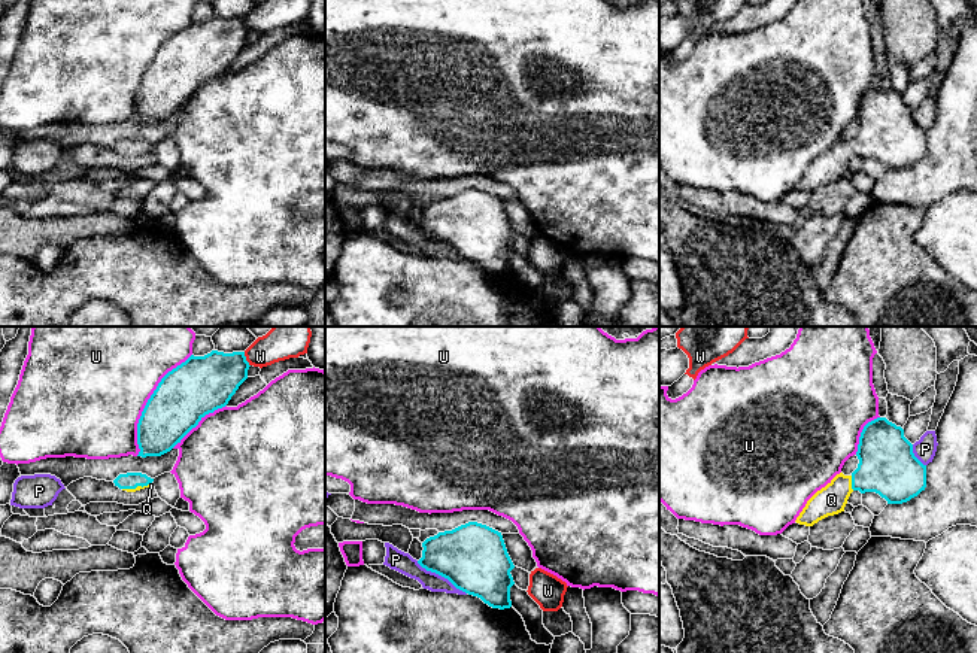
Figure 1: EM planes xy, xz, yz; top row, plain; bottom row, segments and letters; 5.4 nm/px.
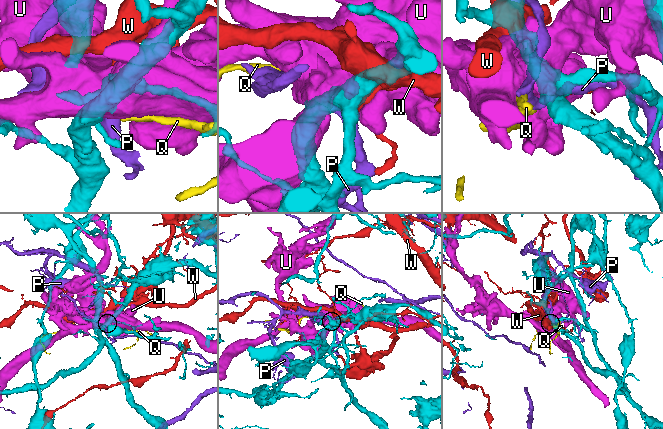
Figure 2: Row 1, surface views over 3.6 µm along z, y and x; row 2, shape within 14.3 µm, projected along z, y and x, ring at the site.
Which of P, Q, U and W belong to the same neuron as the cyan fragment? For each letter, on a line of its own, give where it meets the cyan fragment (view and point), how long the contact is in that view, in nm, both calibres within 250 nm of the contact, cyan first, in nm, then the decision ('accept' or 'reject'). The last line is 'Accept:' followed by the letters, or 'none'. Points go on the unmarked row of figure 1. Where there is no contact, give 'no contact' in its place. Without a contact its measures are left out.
P: meets cyan in xz at (442, 242); contact 320 nm long; 360 nm thick on the cyan side, 110 nm on the other; reject
Q: meets cyan in yz at (852, 149); contact 80 nm long; 300 nm thick on the cyan side, 160 nm on the other; accept
U: meets cyan in xy at (146, 69); contact 650 nm long; 300 nm thick on the cyan side, 500 nm on the other; reject
W: meets cyan in xy at (245, 26); contact 90 nm long; 300 nm thick on the cyan side, 160 nm on the other; reject
Accept: Q

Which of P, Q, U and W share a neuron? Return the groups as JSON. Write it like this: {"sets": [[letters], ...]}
{"sets": [["P"], ["Q"], ["U"], ["W"]]}

